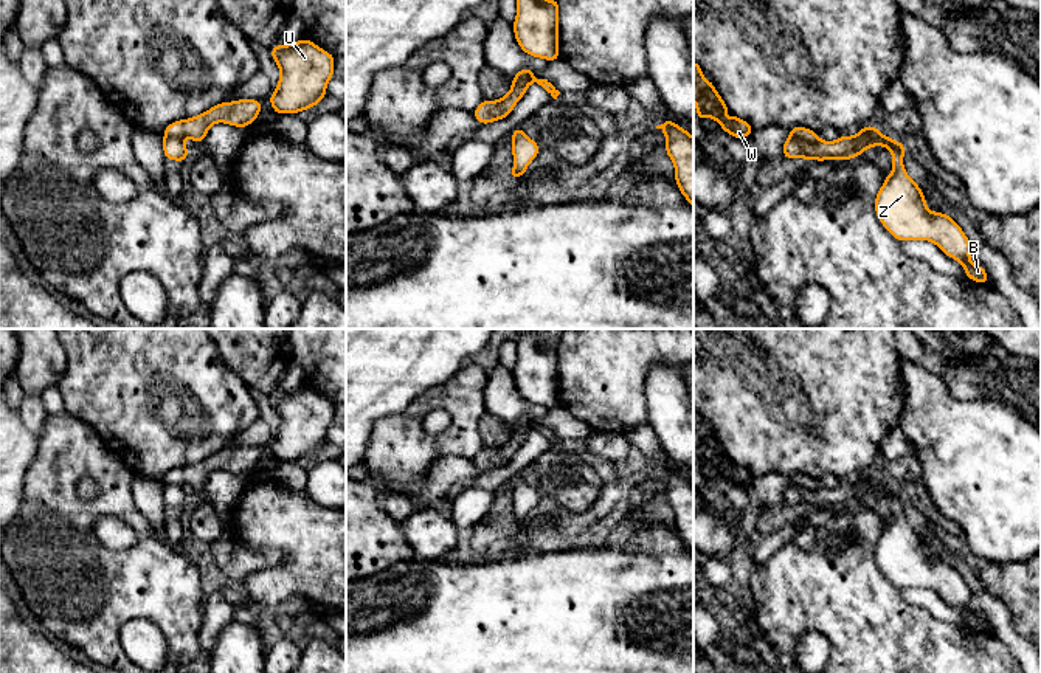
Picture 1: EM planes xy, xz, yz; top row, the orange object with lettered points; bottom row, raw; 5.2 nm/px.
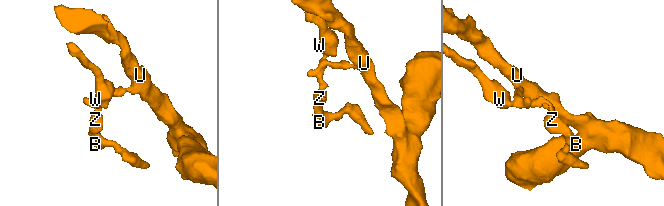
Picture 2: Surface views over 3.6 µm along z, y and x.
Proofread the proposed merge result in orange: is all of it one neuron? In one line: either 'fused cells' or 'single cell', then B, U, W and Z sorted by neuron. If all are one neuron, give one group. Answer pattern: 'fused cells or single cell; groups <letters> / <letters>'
fused cells; groups B W Z / U

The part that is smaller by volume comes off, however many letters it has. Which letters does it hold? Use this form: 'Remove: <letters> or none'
Remove: U

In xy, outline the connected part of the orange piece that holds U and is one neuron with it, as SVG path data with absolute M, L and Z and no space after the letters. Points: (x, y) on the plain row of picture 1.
M304 385L289 392L278 391L270 400L281 417L279 430L268 443L276 462L313 456L327 442L326 433L335 423L334 402Z

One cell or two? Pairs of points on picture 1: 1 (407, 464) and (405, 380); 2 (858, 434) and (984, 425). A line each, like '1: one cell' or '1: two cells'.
1: two cells
2: two cells

